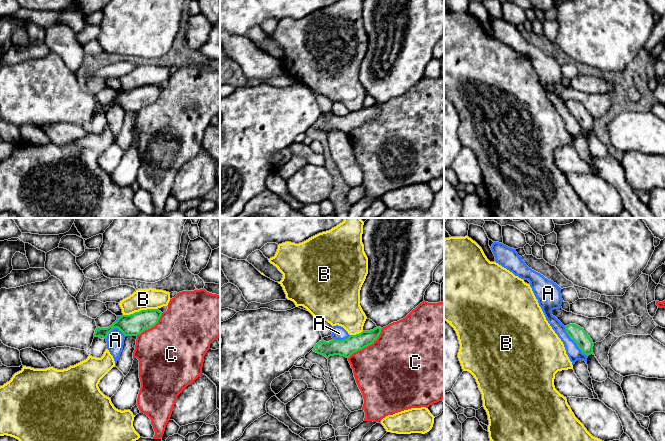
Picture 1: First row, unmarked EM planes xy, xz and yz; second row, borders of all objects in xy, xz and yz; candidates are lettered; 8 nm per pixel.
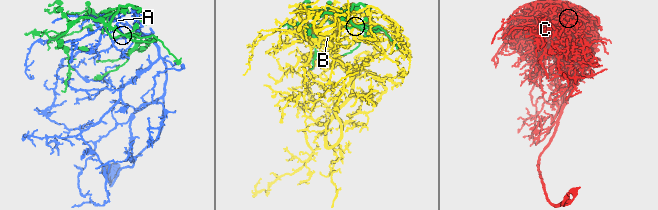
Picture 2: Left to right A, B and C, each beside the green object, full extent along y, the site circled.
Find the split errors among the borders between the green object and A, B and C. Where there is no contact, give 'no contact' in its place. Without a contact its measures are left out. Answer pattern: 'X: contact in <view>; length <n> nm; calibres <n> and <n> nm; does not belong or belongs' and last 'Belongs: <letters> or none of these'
A: contact in yz; length 320 nm; calibres 120 and 110 nm; belongs
B: contact in xy; length 280 nm; calibres 180 and 170 nm; does not belong
C: contact in xz; length 380 nm; calibres 140 and 480 nm; does not belong
Belongs: A

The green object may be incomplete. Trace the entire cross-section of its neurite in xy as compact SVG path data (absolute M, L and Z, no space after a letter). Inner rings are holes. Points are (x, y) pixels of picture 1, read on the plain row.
M147 85L130 91L122 91L116 98L107 104L100 104L97 102L94 113L103 113L106 115L114 104L118 104L125 113L137 112L143 107L154 103L158 99L161 91L162 88L158 85Z

